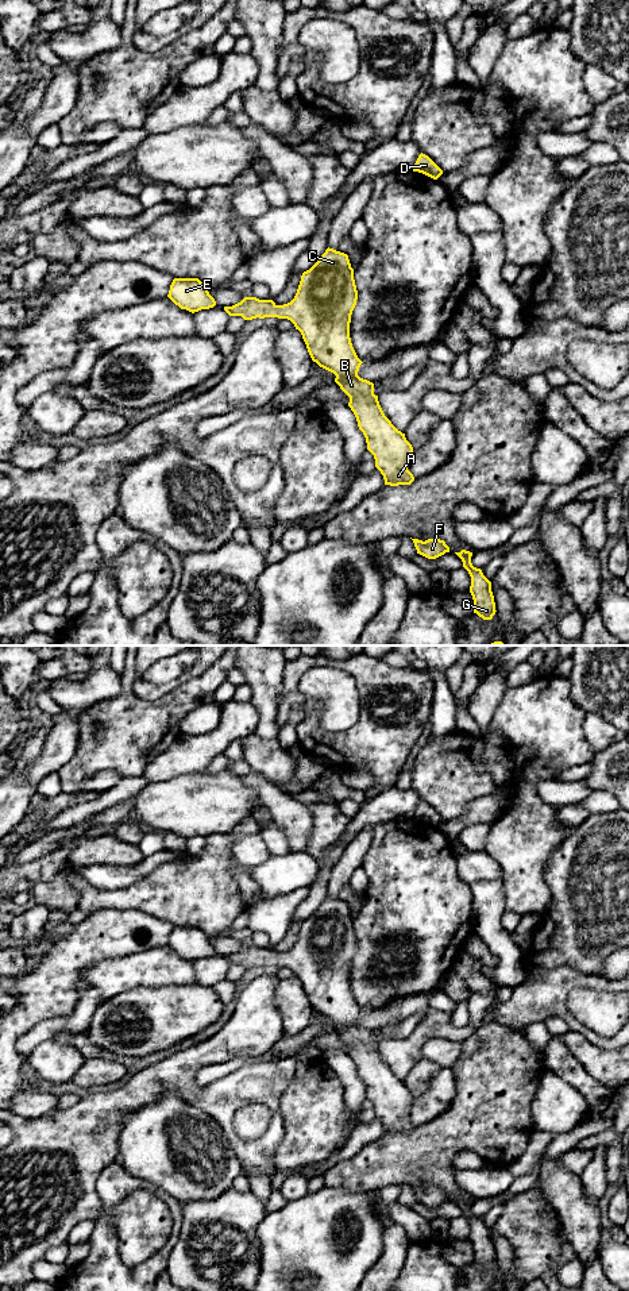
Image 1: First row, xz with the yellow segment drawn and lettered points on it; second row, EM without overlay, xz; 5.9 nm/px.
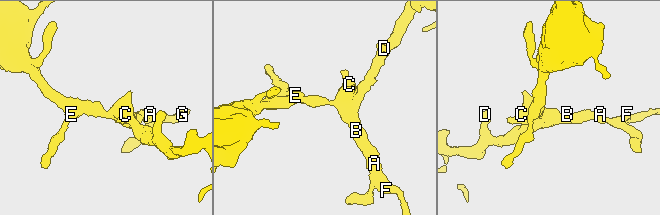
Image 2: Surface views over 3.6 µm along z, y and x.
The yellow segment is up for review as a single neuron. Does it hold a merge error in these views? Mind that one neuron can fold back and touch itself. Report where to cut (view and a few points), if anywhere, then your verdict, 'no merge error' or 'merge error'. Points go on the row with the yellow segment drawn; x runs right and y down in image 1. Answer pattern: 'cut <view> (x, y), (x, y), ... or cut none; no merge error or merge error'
cut none; no merge error

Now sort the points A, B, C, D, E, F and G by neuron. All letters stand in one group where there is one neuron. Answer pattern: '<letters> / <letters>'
A B C D E F G

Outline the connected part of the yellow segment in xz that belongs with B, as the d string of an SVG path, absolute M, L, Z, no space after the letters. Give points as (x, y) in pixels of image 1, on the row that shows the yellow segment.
M327 248L320 259L302 273L294 298L283 305L273 300L244 297L232 307L224 307L229 316L242 316L244 320L278 317L290 320L302 335L308 352L313 362L336 375L335 382L350 397L348 406L354 412L358 427L363 432L367 450L374 455L375 467L381 471L385 485L410 485L414 481L408 470L413 452L405 433L398 431L385 416L378 396L374 394L374 384L358 375L363 363L351 343L350 323L356 305L358 290L348 255L333 248Z

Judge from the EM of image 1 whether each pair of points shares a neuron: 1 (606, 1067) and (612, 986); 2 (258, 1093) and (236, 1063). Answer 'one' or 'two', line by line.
1: two
2: two

